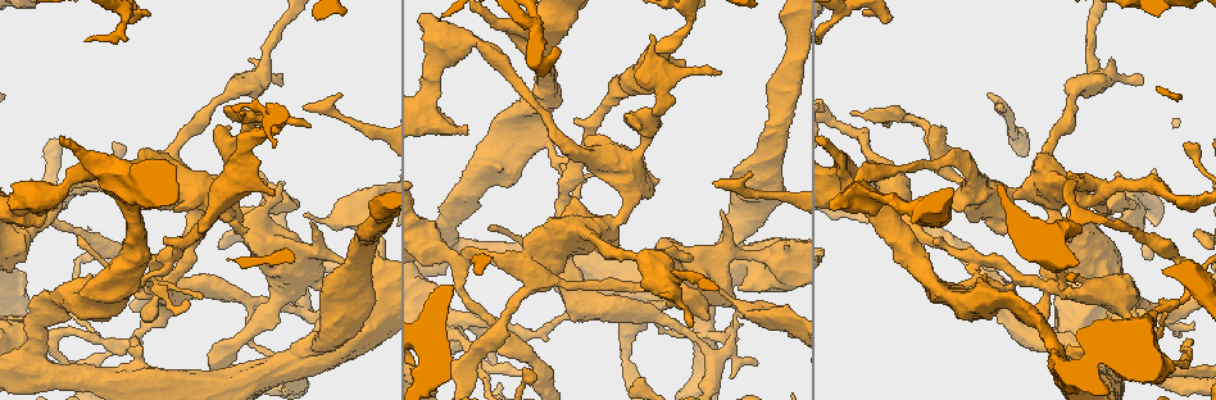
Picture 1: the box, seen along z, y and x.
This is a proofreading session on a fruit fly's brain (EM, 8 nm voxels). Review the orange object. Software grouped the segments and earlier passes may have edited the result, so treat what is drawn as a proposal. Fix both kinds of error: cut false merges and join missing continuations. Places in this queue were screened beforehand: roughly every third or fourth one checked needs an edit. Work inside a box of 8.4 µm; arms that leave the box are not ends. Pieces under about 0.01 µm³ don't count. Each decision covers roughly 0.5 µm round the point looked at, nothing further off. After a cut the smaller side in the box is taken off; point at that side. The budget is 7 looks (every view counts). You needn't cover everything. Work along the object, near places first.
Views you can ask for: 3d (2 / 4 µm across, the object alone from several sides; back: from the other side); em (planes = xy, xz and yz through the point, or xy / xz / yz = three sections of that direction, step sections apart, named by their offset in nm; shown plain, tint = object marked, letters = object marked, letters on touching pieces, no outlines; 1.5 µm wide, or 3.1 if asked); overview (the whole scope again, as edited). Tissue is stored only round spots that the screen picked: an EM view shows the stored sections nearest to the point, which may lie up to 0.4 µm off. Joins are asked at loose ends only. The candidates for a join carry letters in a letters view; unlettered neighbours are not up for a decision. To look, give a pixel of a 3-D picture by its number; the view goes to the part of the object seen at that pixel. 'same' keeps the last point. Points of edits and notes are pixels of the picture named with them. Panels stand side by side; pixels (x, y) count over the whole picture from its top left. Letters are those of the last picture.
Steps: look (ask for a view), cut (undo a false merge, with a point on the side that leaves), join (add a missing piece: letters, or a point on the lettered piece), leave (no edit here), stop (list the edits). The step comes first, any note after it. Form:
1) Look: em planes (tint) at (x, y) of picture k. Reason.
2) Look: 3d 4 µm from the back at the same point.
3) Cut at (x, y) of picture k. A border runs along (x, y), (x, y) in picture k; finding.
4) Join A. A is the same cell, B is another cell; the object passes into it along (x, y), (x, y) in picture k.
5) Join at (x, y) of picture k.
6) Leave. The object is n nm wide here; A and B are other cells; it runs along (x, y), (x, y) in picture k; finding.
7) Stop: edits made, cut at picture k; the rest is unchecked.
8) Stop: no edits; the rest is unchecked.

Look: 3d 2 µm at (1012, 272) of picture 1. Abrupt turn.

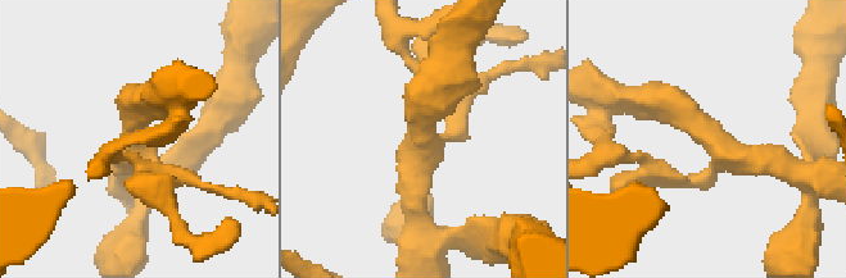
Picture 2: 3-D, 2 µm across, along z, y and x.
Look: em yz step 4 (tint) at (419, 134) of picture 2.

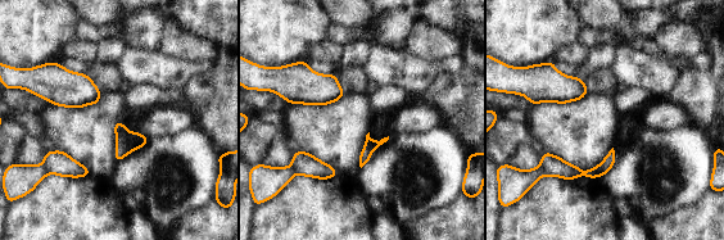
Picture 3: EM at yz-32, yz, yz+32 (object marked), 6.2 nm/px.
Look: em yz step 4 (letters) at the same point.

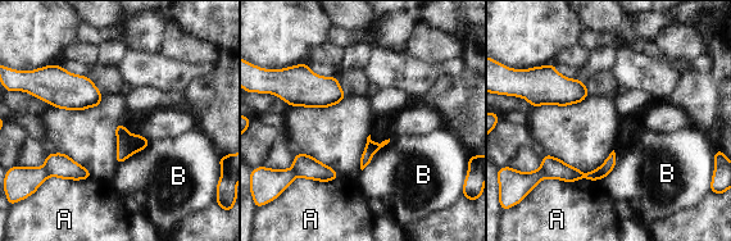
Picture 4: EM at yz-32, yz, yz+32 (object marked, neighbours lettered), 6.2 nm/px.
Cut at (514, 186) of picture 4. The object is 80 nm wide here; A and B are other cells; a border runs along (540, 168), (548, 177) in picture 4; a second neuron is stuck on.

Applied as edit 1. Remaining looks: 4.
Look: em yz step 8 (plain) at (139, 339) of picture 1. Branch stops here.

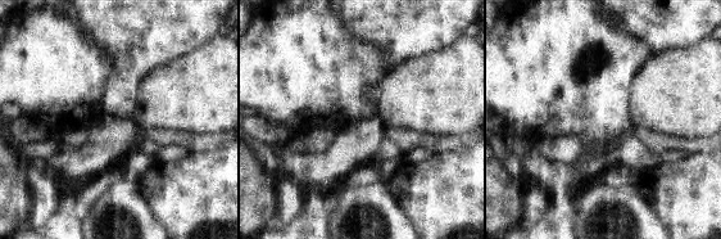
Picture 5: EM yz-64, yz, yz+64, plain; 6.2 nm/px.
Look: em yz step 8 (letters) at the same point.

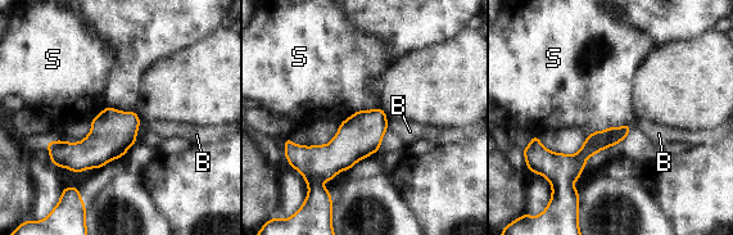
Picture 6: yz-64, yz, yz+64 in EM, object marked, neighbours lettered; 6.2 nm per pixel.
Leave. B and S are other cells; none of them fits.

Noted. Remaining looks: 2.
Stop: edits made, cut at picture 4; the rest is unchecked.

